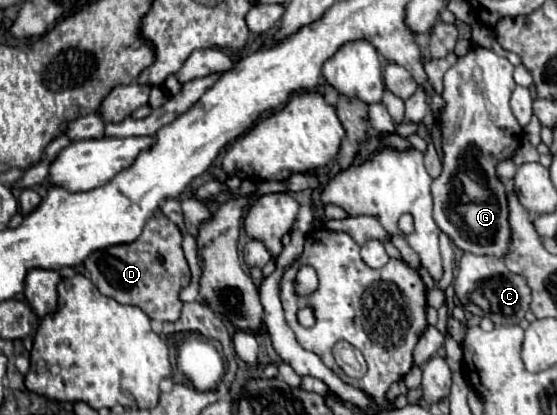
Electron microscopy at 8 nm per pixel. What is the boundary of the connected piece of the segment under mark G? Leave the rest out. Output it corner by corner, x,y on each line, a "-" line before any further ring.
474,47
470,49
468,55
458,57
456,65
452,65
444,75
444,91
442,91
442,97
446,99
446,111
442,111
444,163
442,163
442,175
432,181
434,221
444,233
450,235
456,247
474,255
502,257
510,241
506,187
496,179
496,163
510,159
514,151
520,147
524,135
524,129
516,121
508,103
516,87
512,73
514,65
506,57
496,55
492,49
486,47

